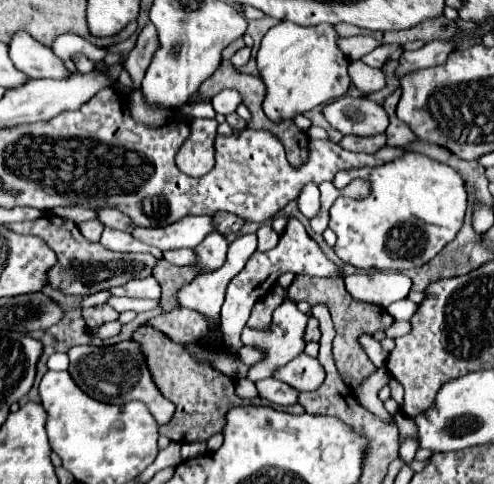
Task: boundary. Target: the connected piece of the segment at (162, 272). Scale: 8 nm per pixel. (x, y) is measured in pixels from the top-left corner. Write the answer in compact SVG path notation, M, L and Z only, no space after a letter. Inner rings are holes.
M157 260L155 268L153 268L153 276L157 278L157 282L163 288L163 296L159 306L163 308L163 312L171 312L175 308L179 308L177 302L177 290L185 284L189 284L191 280L195 280L199 276L199 268L191 268L191 266L175 266L167 260Z

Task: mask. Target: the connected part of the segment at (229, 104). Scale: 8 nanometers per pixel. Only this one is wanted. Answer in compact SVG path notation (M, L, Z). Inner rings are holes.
M223 90L223 92L219 92L217 96L213 96L211 102L213 102L213 108L215 108L217 114L227 116L227 114L235 112L237 106L239 106L243 100L241 100L241 96L239 96L235 90Z

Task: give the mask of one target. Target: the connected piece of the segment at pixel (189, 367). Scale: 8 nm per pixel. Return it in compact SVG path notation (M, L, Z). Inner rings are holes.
M139 326L133 332L133 340L143 350L153 384L165 398L169 398L177 406L171 422L161 426L159 434L167 436L171 442L183 444L209 440L213 434L221 432L227 412L241 404L241 400L235 396L235 378L215 370L207 360L193 356L185 344L173 342L167 334L151 326Z

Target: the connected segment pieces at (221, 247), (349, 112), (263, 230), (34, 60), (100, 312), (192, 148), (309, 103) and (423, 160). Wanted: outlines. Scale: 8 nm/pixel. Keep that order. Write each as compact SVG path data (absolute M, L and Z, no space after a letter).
M211 234L207 236L207 240L203 240L203 244L199 244L199 248L195 248L197 252L197 266L201 268L201 272L211 272L215 268L221 268L227 256L227 240L223 234Z
M343 96L325 106L325 118L341 134L353 136L383 134L389 126L389 114L385 108L369 98Z
M264 224L256 232L258 239L257 250L267 251L274 248L279 242L280 235L277 234L271 227L271 225Z
M15 32L9 40L9 58L27 78L63 78L67 70L63 60L53 56L51 48L35 42L27 32Z
M107 304L95 306L95 308L87 308L87 310L83 310L81 314L83 314L83 320L87 322L87 326L89 326L91 330L97 330L97 328L99 328L101 324L105 324L105 322L117 320L117 312L115 312L111 306L107 306Z
M191 120L191 136L177 152L177 168L187 176L203 176L215 164L215 144L217 120Z
M279 22L263 36L257 52L257 66L267 86L263 110L271 120L293 118L347 92L351 84L347 74L349 58L339 50L337 38L331 24L299 26L291 22Z
M407 152L403 158L383 164L379 168L359 168L351 172L337 172L333 178L335 188L347 186L355 178L367 178L371 182L371 196L363 200L351 200L339 196L331 206L329 228L337 234L335 252L343 262L357 268L377 270L407 270L403 266L421 266L435 258L443 246L447 246L463 226L467 208L467 190L463 178L447 164L431 160L417 152Z

